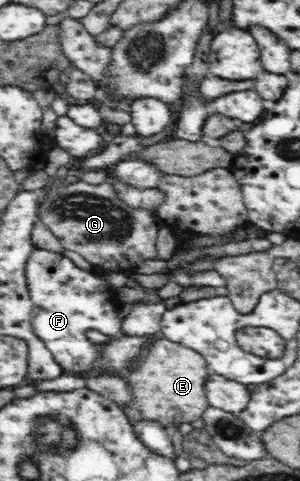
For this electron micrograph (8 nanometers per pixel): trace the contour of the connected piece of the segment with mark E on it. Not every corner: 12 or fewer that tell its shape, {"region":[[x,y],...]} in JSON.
{"region":[[157,339],[127,375],[130,407],[179,426],[209,406],[206,359]]}

